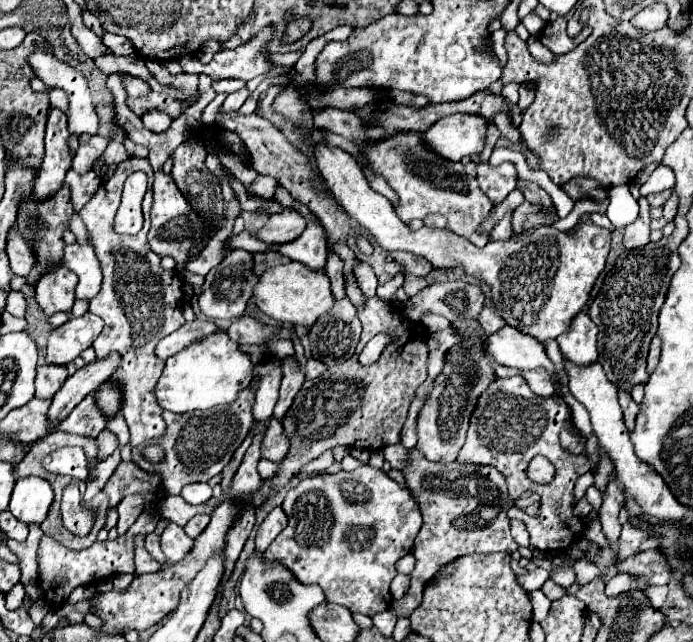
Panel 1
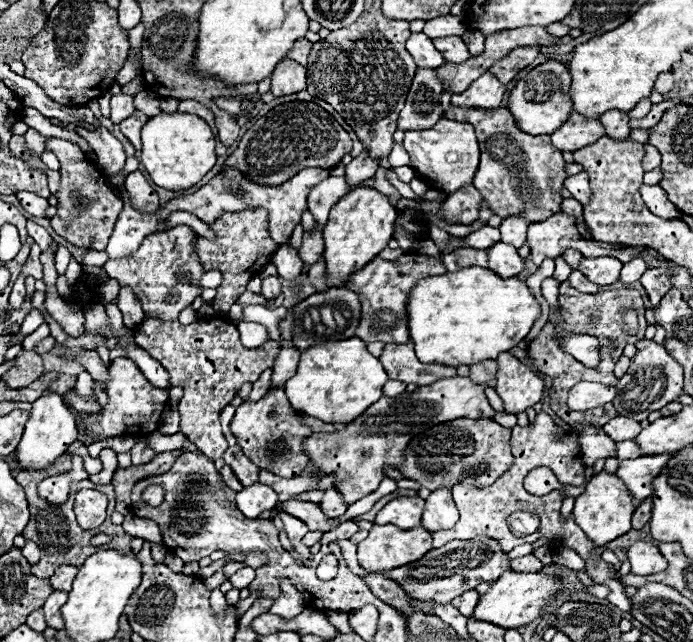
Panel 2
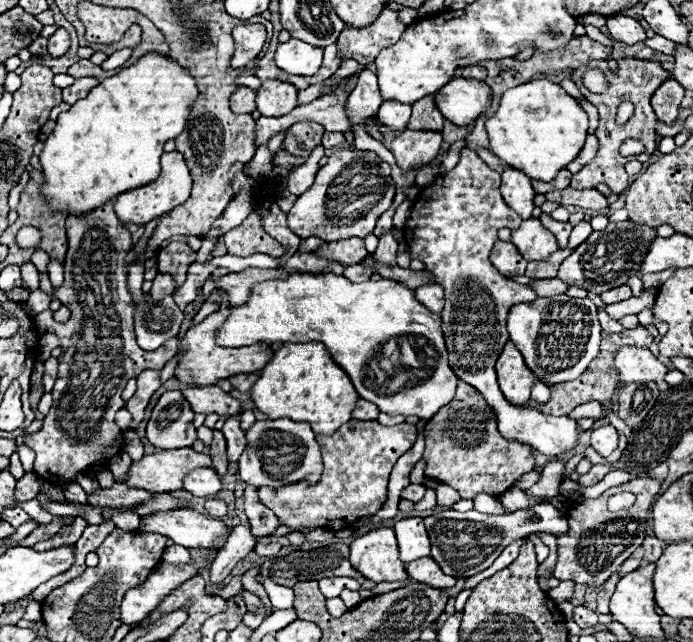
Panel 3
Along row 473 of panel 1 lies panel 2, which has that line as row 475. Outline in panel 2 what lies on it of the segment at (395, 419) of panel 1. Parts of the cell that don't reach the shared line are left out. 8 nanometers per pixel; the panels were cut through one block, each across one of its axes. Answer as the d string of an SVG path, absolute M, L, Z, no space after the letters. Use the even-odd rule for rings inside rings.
M284 386L268 390L268 394L258 402L242 402L236 408L230 430L236 436L242 452L252 458L252 462L256 462L256 466L262 470L268 470L282 478L296 478L308 468L310 458L302 450L302 444L312 434L312 428L306 426L302 422L302 416L290 406L284 394Z

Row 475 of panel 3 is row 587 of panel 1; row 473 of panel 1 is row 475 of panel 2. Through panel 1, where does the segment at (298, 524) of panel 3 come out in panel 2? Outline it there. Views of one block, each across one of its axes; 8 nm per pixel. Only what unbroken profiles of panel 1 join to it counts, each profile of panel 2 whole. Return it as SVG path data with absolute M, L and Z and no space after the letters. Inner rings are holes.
M452 376L442 378L430 386L420 386L412 394L404 392L394 398L384 396L380 398L380 402L372 404L360 418L340 428L338 432L314 432L312 436L308 436L304 442L304 450L308 450L312 464L322 476L332 472L338 476L334 486L344 494L344 500L348 504L354 504L356 500L378 488L378 484L386 476L382 464L388 464L392 468L400 464L404 446L414 434L420 434L420 430L426 430L436 422L448 422L452 418L492 418L494 410L488 404L484 388L484 384L476 384L466 376ZM368 424L374 424L376 428L376 442L372 440L372 432L368 432ZM344 478L344 486L338 486L338 482Z

